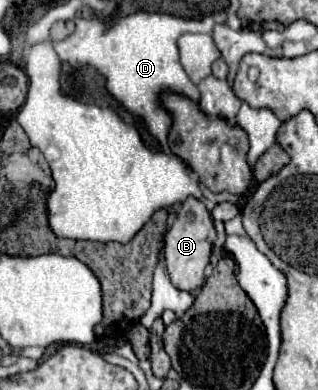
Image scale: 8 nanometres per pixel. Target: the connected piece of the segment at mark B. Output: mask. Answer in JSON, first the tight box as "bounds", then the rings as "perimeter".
{"bounds":[163,198,215,290],"perimeter":[[[187,198],[183,202],[181,210],[177,212],[175,222],[165,232],[165,244],[163,244],[167,272],[169,272],[171,282],[173,282],[175,288],[179,288],[179,290],[197,290],[197,288],[203,286],[205,268],[209,264],[213,240],[215,240],[215,226],[213,226],[209,210],[197,198]]]}

